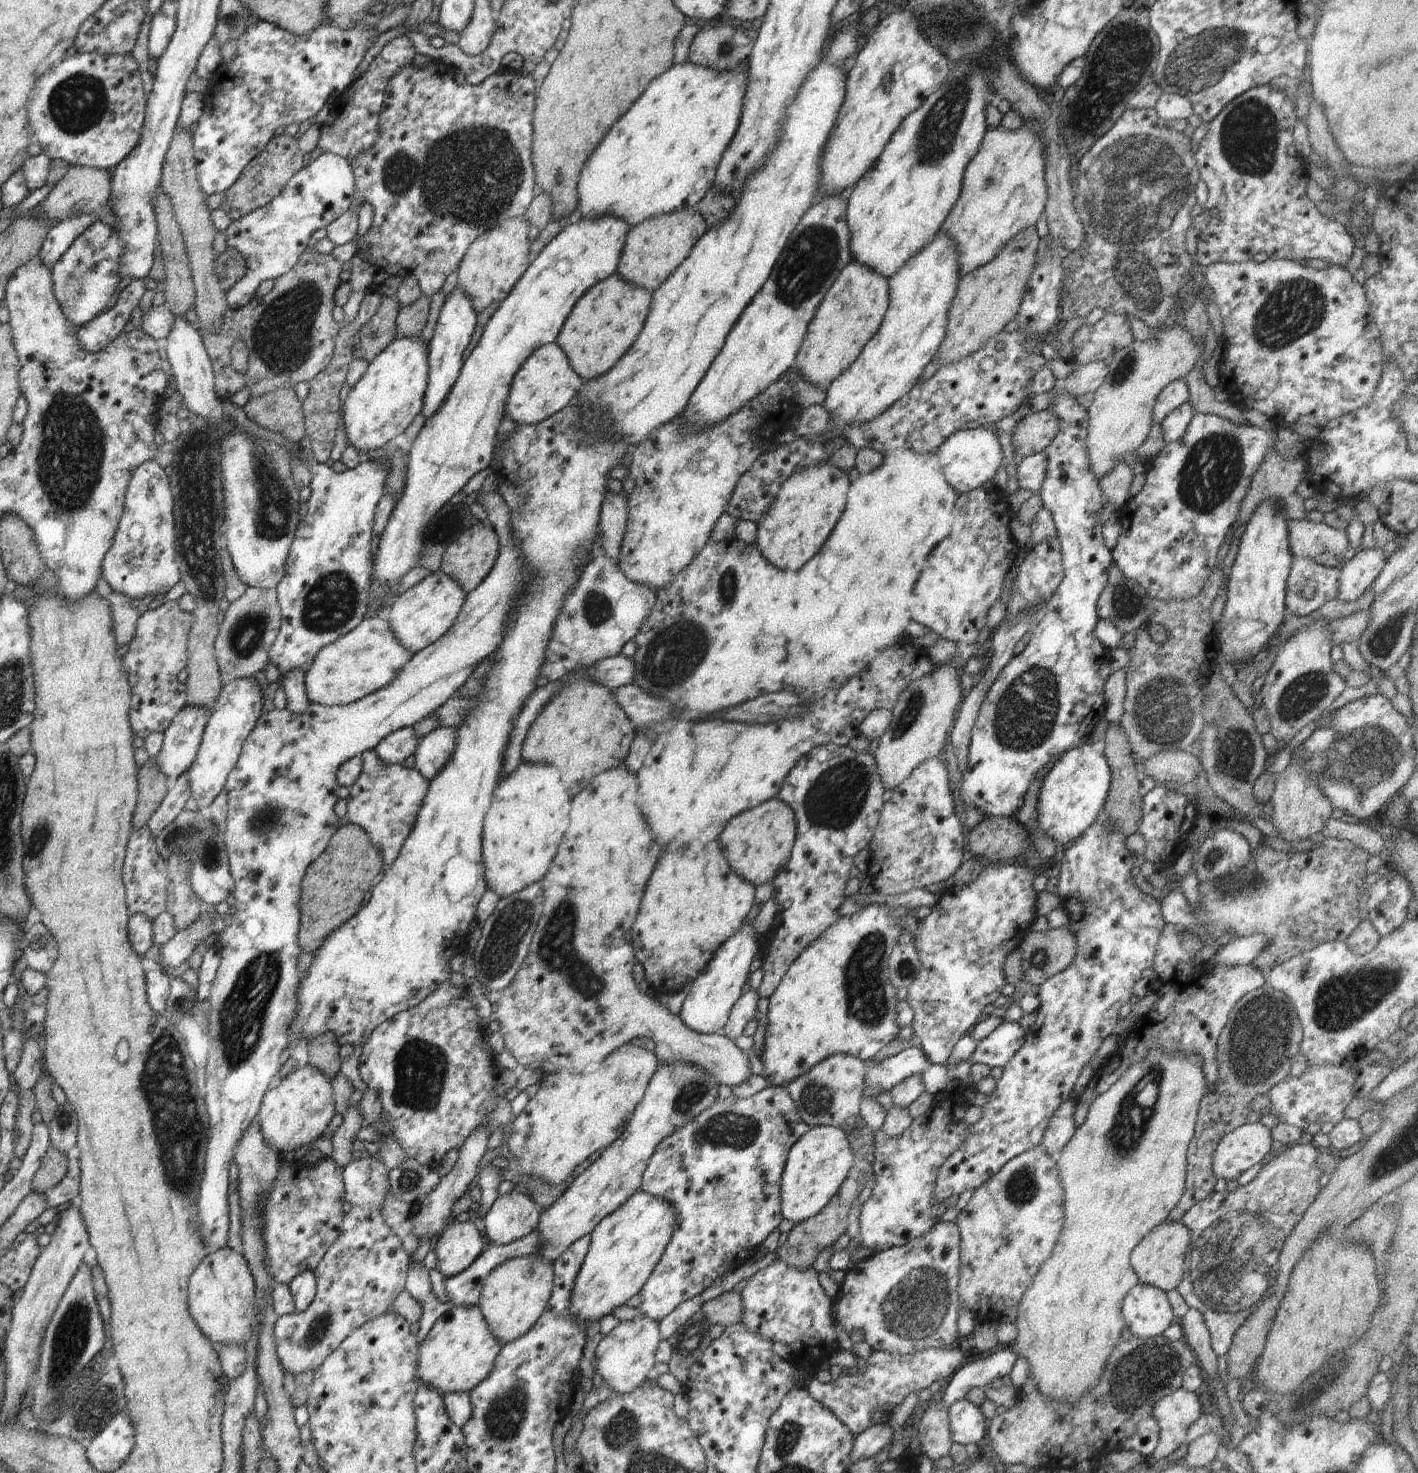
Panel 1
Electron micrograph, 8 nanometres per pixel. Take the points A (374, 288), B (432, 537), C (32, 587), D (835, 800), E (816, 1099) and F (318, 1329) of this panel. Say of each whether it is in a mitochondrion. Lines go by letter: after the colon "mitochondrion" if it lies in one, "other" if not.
A: other
B: mitochondrion
C: other
D: mitochondrion
E: mitochondrion
F: mitochondrion

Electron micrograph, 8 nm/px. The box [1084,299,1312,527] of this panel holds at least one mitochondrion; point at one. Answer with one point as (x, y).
(1211, 471)

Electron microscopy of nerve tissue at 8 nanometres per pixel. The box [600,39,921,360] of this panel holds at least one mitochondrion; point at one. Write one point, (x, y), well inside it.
(802, 274)

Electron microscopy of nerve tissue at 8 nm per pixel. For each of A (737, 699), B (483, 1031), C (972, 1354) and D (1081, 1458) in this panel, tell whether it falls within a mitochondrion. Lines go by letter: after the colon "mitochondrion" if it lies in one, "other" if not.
A: other
B: other
C: other
D: mitochondrion

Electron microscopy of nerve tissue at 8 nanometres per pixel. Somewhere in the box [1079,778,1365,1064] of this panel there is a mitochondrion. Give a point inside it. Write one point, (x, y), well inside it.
(1255, 883)

